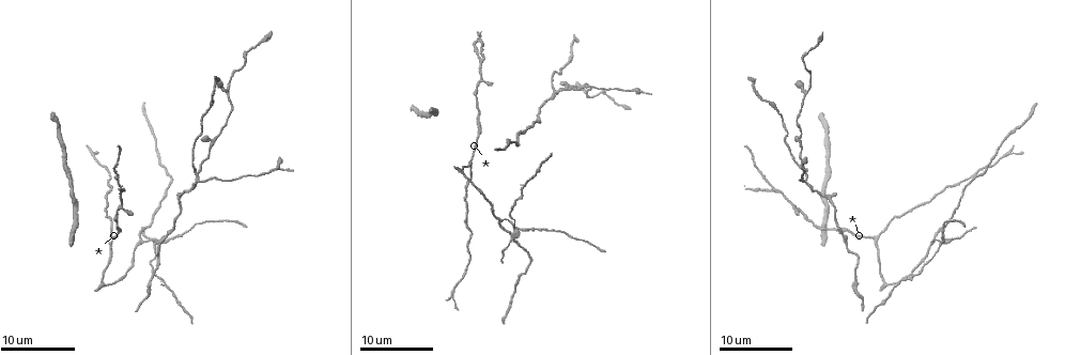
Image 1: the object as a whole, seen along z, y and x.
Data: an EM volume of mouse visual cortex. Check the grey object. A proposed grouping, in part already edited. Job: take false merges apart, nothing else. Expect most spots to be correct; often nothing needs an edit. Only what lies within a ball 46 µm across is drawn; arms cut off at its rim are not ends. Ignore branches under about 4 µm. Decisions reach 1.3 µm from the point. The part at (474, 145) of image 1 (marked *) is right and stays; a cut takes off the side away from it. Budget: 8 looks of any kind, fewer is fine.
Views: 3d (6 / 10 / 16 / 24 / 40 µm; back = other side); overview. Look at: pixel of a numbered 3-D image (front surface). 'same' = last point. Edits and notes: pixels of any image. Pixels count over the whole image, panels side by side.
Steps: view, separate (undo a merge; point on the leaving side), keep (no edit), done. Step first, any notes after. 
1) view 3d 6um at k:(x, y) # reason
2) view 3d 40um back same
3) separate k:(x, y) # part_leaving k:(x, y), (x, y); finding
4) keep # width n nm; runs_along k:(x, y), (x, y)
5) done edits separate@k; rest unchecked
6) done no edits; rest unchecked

view 3d 6um at 1:(874, 238) # three-way junction

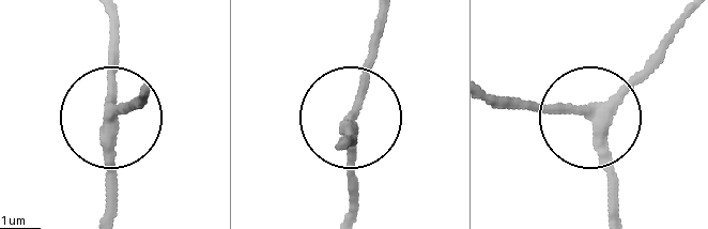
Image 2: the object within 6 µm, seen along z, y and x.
keep # side_arm 27 um; runs_along 2:(509, 100), (598, 110), (686, 21); one cell here

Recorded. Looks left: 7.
view 3d 6um at 1:(637, 91) # three arms meet

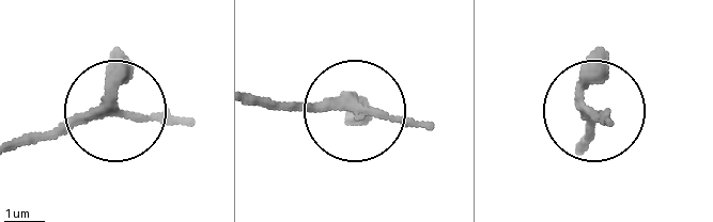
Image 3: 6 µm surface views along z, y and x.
view 3d 6um back at 3:(351, 103)

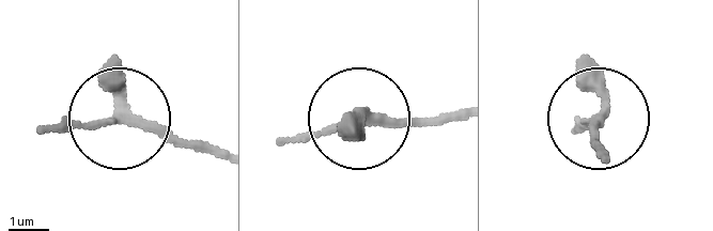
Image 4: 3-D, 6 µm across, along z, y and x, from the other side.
keep # width 200 nm; runs_along 4:(219, 154), (120, 117); all the same cell

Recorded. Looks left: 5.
view 3d 10um at 1:(179, 208) # calibre changes

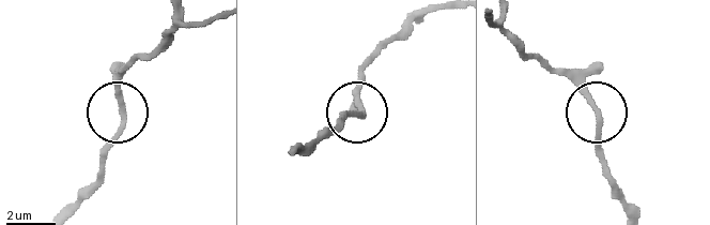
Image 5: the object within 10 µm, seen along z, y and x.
view 3d 6um at 5:(598, 115) # zoom in

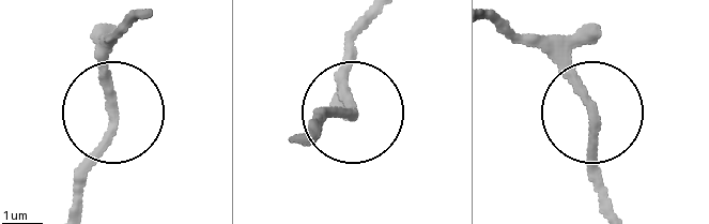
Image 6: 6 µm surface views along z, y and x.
keep # continuous, no second cell

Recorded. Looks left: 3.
view 3d 10um at 1:(555, 91) # three-way junction

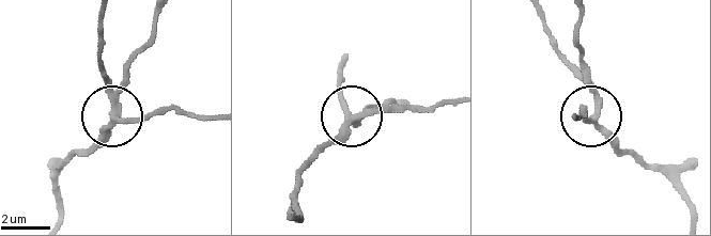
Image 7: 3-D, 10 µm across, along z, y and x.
view 3d 6um at 7:(115, 118) # closer look

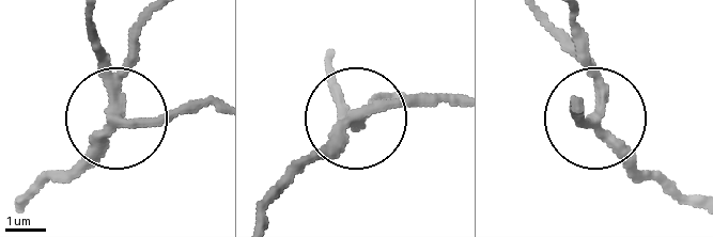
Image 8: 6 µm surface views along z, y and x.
keep # arms 3; runs_along 8:(264, 220), (366, 114), (458, 97); one cell here

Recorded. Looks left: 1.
done no edits; rest unchecked

